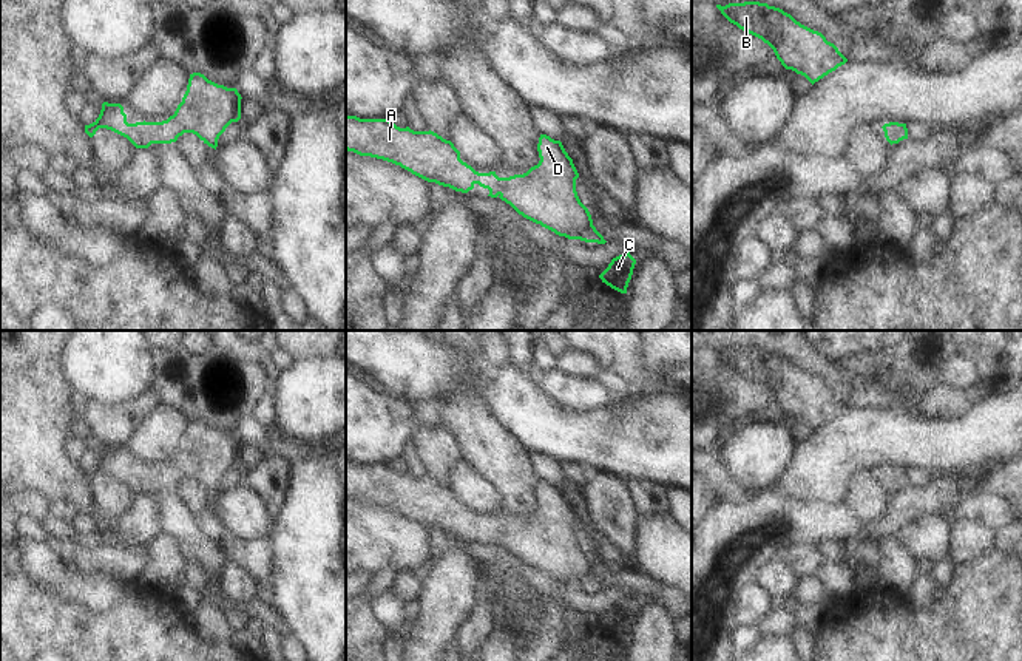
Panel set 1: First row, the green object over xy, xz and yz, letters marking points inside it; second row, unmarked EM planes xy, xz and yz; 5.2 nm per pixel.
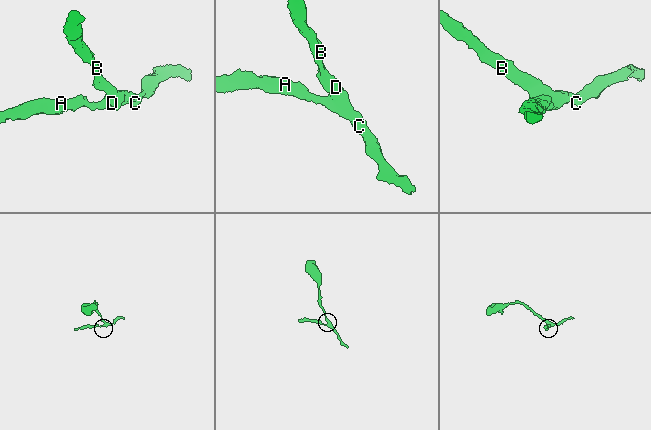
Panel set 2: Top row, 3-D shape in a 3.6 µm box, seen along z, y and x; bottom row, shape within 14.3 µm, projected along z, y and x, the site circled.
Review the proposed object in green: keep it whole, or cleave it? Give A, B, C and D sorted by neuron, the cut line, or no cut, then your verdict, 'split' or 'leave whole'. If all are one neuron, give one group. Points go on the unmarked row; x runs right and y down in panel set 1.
A B C D | no cut | leave whole

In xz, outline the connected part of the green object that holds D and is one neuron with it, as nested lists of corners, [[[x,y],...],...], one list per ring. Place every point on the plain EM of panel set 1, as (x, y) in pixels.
[[[346,460],[346,496],[360,502],[392,508],[428,528],[435,528],[455,537],[468,539],[479,530],[489,536],[488,542],[499,542],[523,564],[540,570],[559,582],[585,588],[607,588],[593,571],[588,554],[577,542],[576,525],[579,519],[573,505],[568,502],[560,486],[554,486],[547,480],[540,480],[539,483],[539,510],[523,520],[509,524],[499,524],[496,517],[479,519],[460,505],[460,497],[451,486],[443,485],[431,476],[414,477],[409,473],[400,474],[389,465],[360,465]]]

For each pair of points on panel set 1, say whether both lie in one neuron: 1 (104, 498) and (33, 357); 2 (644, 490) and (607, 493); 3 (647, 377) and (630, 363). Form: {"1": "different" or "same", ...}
{"1": "different", "2": "different", "3": "same"}

